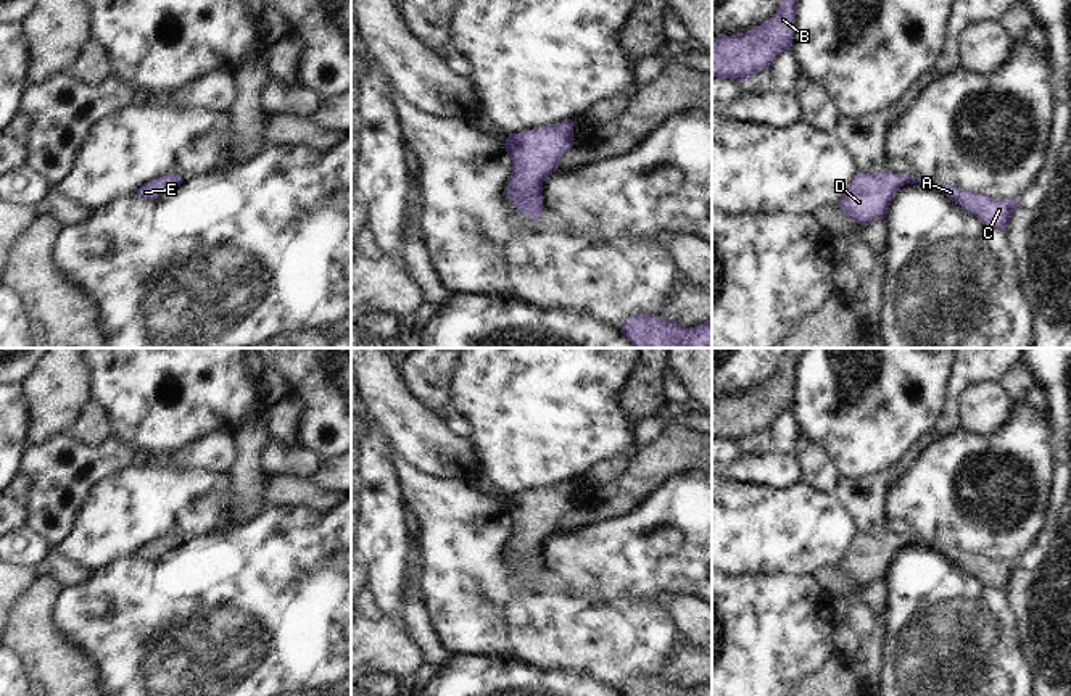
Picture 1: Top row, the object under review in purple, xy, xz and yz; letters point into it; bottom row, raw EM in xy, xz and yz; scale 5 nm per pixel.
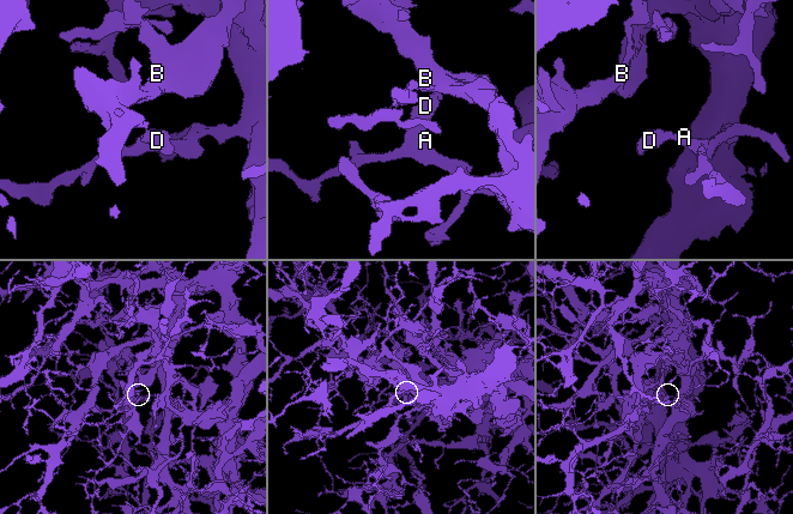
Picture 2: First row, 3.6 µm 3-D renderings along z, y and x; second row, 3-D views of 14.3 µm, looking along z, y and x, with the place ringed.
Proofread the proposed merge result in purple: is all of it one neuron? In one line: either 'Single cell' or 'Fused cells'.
Single cell.

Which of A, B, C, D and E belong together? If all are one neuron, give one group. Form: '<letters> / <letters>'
A B C D E

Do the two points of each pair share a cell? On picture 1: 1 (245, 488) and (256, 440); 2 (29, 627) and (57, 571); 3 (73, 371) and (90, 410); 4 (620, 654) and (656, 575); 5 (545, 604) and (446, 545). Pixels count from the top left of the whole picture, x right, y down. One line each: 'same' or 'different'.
1: same
2: different
3: different
4: different
5: same

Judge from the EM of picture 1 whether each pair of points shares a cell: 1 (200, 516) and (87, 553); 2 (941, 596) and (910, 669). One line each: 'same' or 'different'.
1: same
2: same

